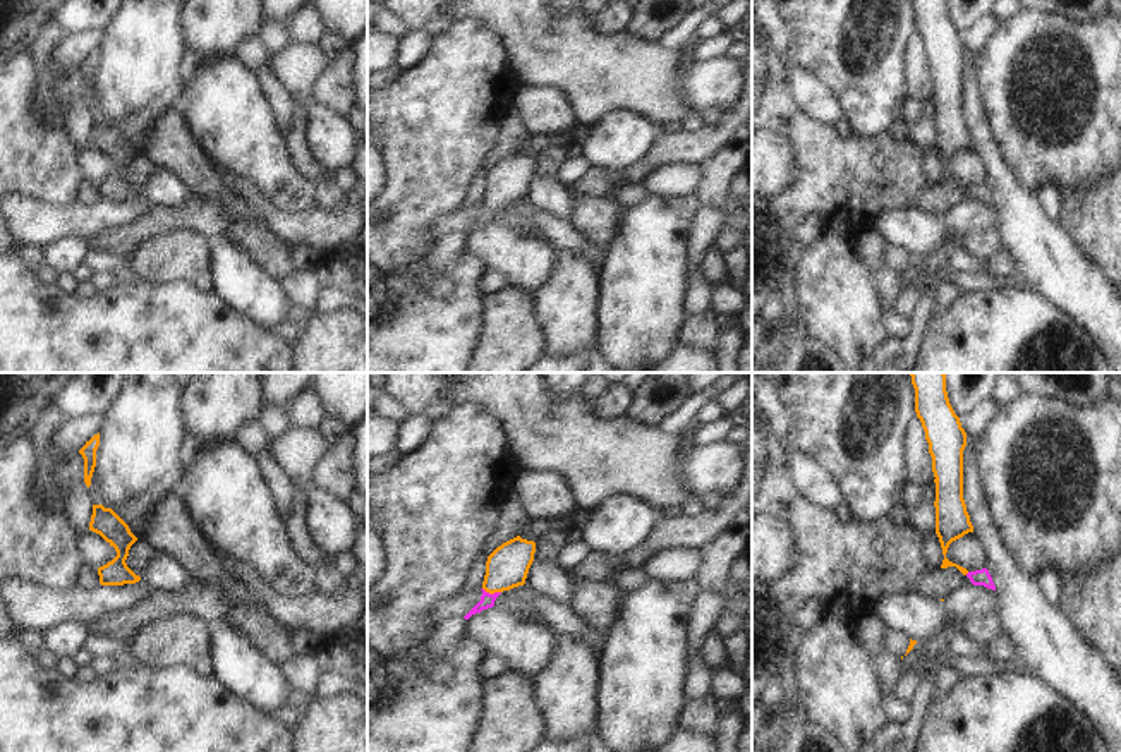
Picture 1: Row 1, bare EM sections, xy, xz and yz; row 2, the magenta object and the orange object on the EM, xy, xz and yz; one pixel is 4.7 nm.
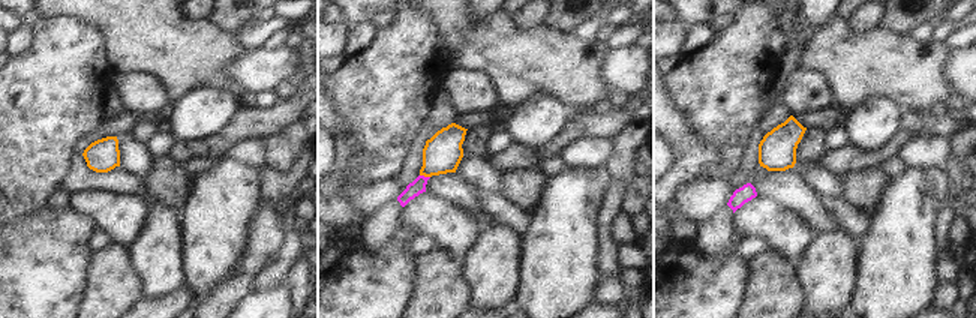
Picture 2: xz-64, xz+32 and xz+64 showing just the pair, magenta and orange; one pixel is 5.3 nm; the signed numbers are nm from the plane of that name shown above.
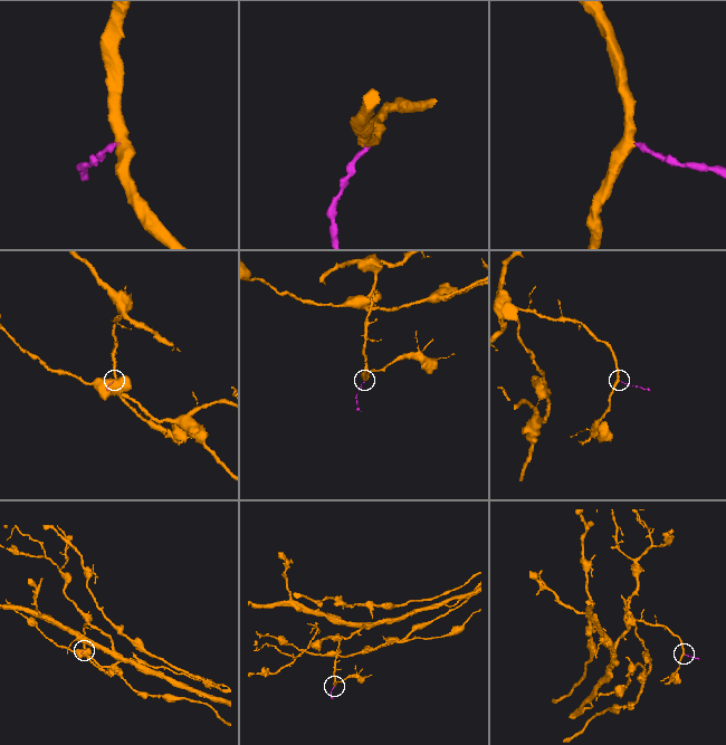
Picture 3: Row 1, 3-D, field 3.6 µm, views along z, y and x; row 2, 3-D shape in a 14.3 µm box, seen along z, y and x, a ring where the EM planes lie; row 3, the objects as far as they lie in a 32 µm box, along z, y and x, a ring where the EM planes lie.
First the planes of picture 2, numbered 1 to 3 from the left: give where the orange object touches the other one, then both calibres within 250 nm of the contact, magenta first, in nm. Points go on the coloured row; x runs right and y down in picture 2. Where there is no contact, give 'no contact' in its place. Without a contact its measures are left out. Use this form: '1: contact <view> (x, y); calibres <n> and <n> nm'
1: no contact
2: contact xz+32 (423, 176); calibres 80 and 200 nm
3: no contact

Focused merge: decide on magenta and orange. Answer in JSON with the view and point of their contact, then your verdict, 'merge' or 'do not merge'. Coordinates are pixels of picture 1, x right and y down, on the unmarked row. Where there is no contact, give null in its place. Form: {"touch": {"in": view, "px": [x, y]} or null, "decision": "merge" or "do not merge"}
{"touch": {"in": "xz", "px": [491, 210]}, "decision": "merge"}

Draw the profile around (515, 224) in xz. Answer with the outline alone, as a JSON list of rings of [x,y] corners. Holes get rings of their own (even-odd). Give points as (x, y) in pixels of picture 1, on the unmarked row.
[[[496,218],[498,225],[503,225],[506,228],[517,230],[517,232],[527,232],[530,235],[539,235],[539,230],[524,218]]]

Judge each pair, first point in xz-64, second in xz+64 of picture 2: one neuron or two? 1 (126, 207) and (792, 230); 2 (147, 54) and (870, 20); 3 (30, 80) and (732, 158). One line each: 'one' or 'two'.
1: one
2: two
3: one

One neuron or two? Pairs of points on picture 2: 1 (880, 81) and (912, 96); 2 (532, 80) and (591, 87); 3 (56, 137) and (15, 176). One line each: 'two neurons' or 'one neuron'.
1: one neuron
2: one neuron
3: one neuron

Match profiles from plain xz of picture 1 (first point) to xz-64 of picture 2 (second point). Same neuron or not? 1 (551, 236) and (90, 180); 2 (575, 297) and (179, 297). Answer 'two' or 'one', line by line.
1: one
2: two

